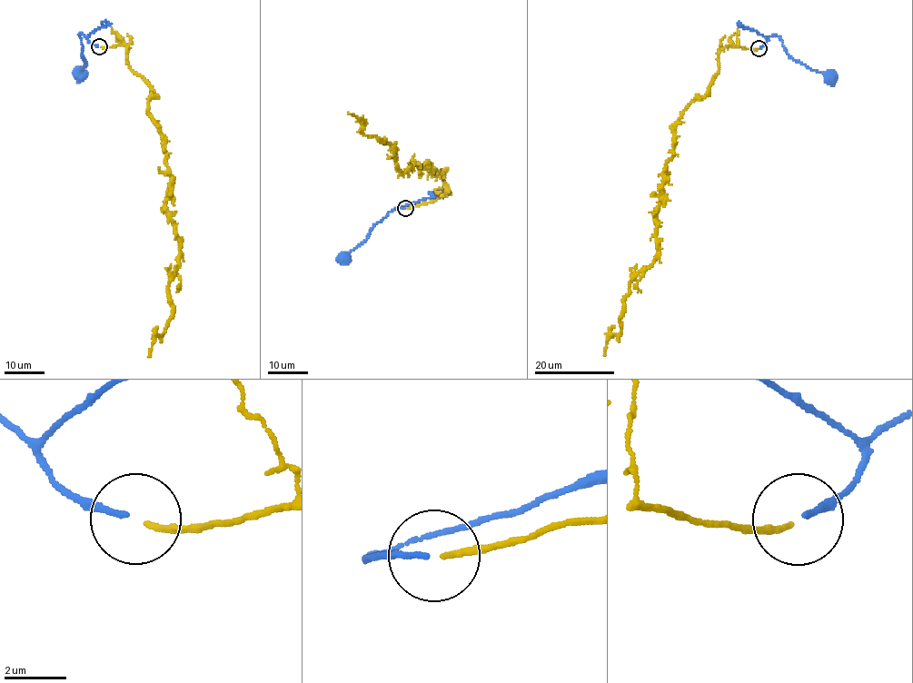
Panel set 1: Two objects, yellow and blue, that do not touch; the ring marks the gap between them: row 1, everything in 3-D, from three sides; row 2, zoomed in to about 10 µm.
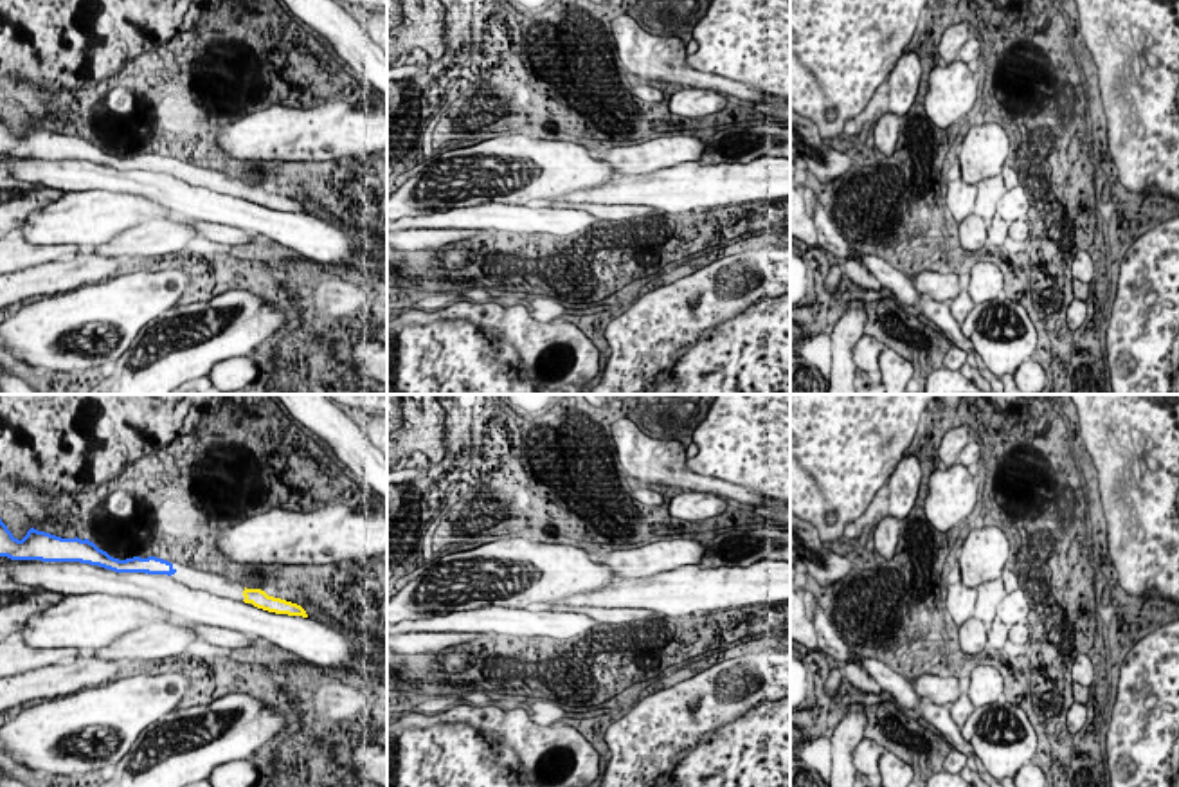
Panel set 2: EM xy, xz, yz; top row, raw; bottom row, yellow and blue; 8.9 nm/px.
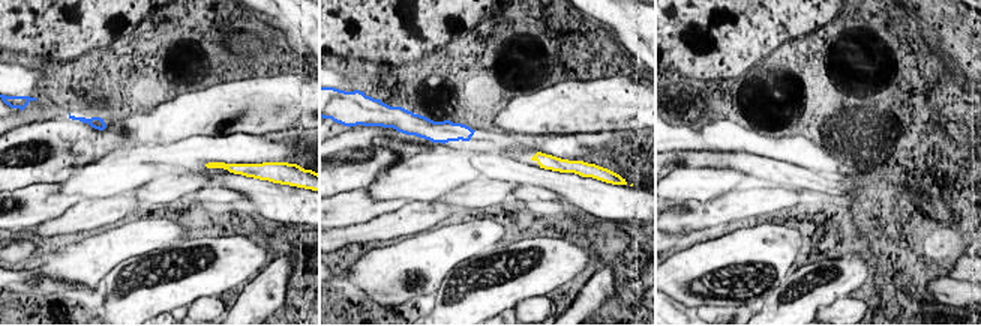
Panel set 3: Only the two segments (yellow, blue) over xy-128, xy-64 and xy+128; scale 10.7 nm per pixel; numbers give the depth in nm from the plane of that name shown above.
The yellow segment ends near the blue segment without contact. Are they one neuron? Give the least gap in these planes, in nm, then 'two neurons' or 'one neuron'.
650 nm | one neuron

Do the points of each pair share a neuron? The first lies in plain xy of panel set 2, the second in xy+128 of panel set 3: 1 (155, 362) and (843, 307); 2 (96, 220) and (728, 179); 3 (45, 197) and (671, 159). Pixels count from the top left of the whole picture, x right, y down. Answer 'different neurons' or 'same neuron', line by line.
1: different neurons
2: same neuron
3: same neuron

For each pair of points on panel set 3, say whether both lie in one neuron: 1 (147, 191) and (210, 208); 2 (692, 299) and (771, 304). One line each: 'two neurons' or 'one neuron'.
1: one neuron
2: two neurons

